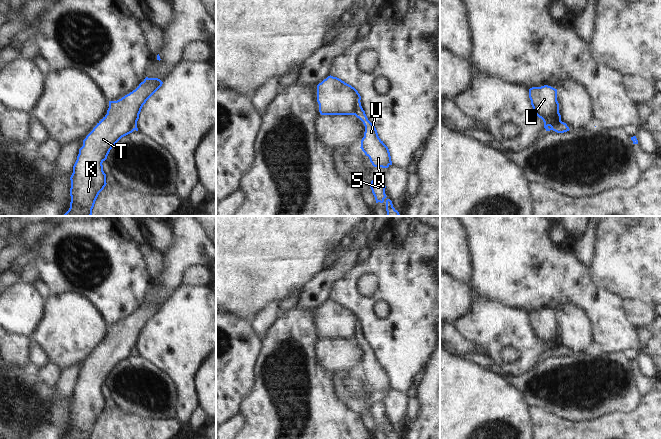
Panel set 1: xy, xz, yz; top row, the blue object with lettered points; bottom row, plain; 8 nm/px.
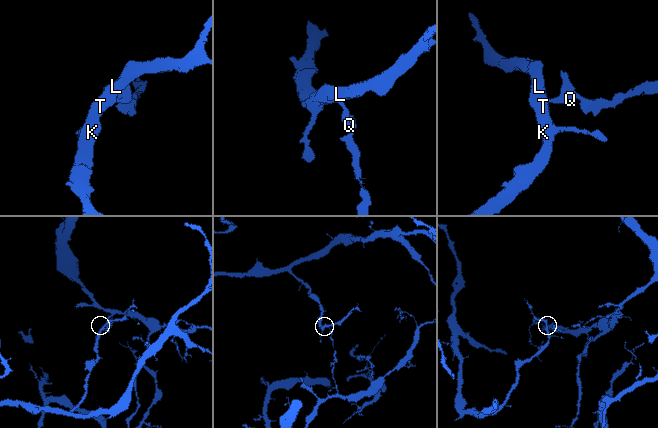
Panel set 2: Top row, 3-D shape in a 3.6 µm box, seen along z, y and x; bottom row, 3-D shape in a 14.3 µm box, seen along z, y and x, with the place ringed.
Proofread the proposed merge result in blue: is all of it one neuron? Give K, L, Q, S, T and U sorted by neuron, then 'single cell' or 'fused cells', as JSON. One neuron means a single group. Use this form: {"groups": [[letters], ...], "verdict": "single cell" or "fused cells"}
{"groups": [["K", "L", "T"], ["Q", "S", "U"]], "verdict": "fused cells"}

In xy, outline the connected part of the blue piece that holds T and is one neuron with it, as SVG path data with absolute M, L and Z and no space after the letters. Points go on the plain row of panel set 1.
M146 301L139 310L117 325L109 325L107 338L83 364L70 401L70 432L64 439L92 439L99 417L106 410L102 387L112 371L137 350L146 325L162 310L158 302Z

